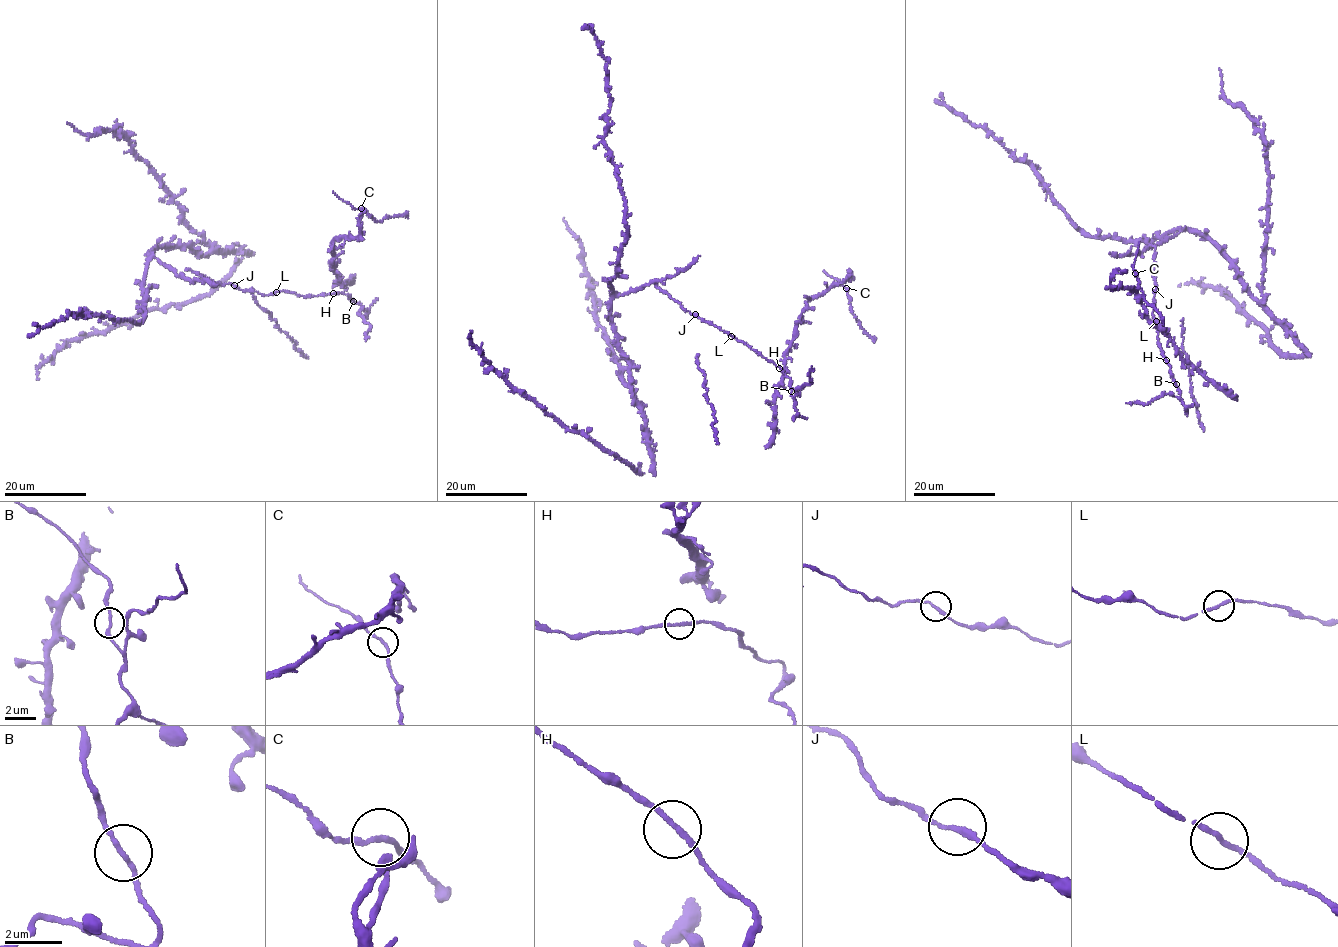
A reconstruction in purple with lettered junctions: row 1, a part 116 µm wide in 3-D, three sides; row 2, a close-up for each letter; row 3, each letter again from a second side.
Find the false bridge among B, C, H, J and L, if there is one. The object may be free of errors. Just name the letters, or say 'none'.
none

